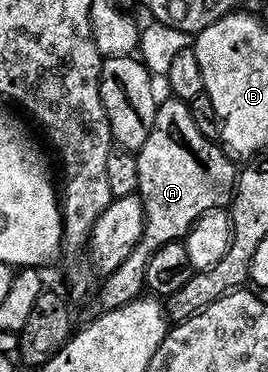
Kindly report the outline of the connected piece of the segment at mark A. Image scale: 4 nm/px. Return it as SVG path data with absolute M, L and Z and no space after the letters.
M167 99L157 103L150 134L146 134L146 142L142 142L136 152L136 190L144 207L142 238L138 246L130 250L126 262L103 279L100 300L105 309L121 308L141 299L146 288L146 262L150 262L154 250L166 242L183 240L202 214L231 205L232 194L236 191L238 168L232 165L233 157L217 141L207 140L202 130L194 126L194 118L190 118L185 101Z

